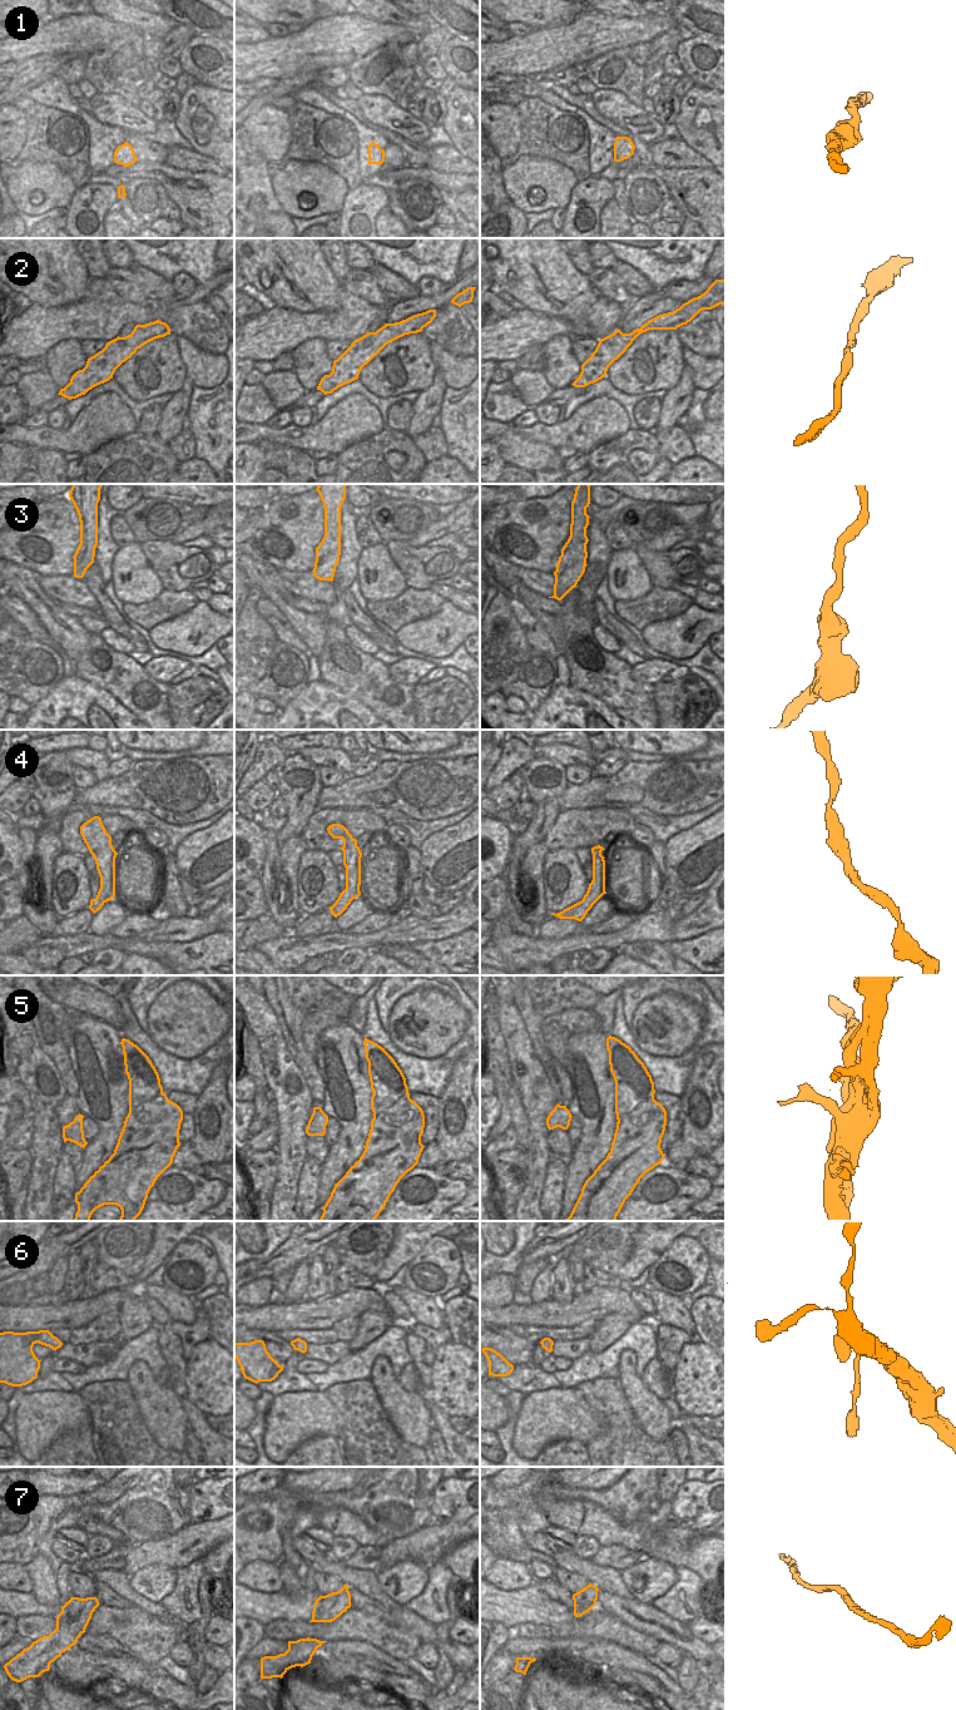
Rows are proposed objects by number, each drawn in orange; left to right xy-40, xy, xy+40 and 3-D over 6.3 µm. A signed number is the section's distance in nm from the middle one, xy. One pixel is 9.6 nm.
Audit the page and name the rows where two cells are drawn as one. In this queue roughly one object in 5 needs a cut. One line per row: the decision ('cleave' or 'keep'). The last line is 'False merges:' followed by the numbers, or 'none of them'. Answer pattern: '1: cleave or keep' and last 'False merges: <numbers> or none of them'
1: keep
2: keep
3: keep
4: keep
5: cleave
6: keep
7: keep
False merges: 5

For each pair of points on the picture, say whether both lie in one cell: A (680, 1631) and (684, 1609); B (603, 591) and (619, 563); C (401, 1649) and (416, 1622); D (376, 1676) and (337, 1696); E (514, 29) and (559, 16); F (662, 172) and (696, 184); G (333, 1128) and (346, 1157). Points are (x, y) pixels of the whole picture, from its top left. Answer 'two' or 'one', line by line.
A: two
B: two
C: two
D: two
E: two
F: one
G: two

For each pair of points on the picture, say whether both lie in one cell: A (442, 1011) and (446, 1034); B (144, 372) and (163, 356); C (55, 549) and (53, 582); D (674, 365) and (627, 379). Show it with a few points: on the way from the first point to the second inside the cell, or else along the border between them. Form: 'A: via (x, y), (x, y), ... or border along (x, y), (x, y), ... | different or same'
A: via (442, 1017), (444, 1028) | same
B: via (149, 367), (158, 356) | same
C: border along (38, 574), (73, 576) | different
D: via (663, 372), (653, 382), (647, 379), (638, 379) | same

